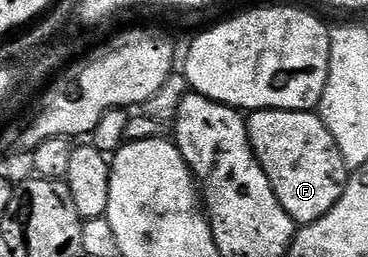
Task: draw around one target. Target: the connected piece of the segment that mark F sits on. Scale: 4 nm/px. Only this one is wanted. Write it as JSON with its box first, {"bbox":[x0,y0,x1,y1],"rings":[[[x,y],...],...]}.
{"bbox":[246,111,348,224],"rings":[[[251,111],[246,119],[246,128],[258,163],[264,169],[280,205],[284,205],[288,217],[292,217],[295,224],[316,222],[334,208],[336,201],[340,201],[346,188],[348,168],[321,114],[314,111]]]}

